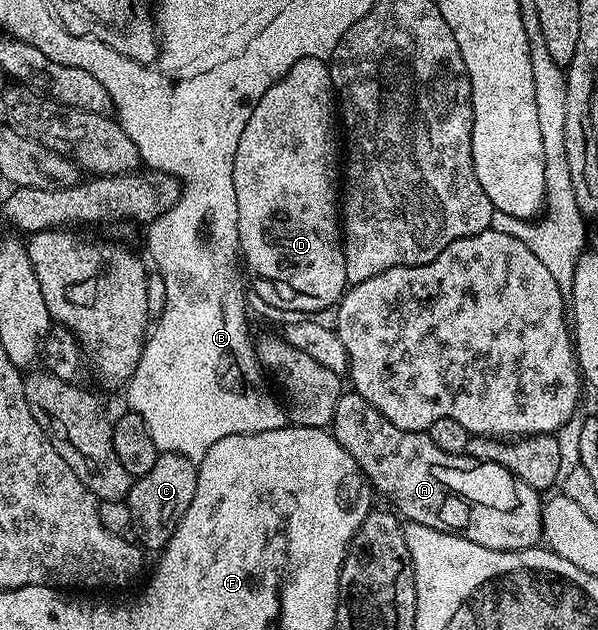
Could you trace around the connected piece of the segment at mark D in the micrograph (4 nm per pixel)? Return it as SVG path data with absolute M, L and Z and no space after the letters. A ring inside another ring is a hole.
M306 57L293 67L278 81L253 107L253 115L249 115L249 123L245 123L245 131L241 131L241 140L237 143L237 155L233 159L233 187L237 191L237 227L239 228L239 252L246 276L249 278L253 293L260 296L264 306L281 309L286 312L317 312L331 306L338 306L339 300L347 292L347 276L345 275L345 255L343 254L343 234L341 232L341 141L335 138L337 133L337 94L331 81L328 62L321 57Z

